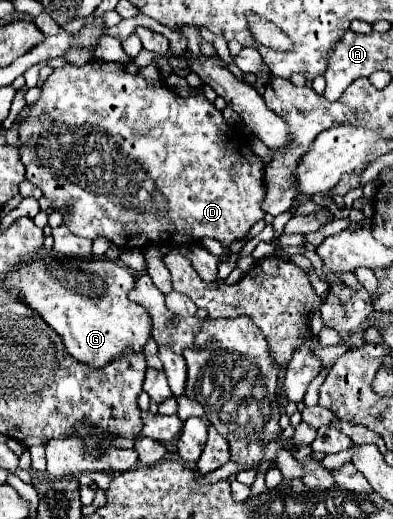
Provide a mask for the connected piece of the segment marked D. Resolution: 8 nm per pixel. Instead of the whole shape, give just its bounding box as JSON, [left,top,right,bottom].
[18,60,266,250]

